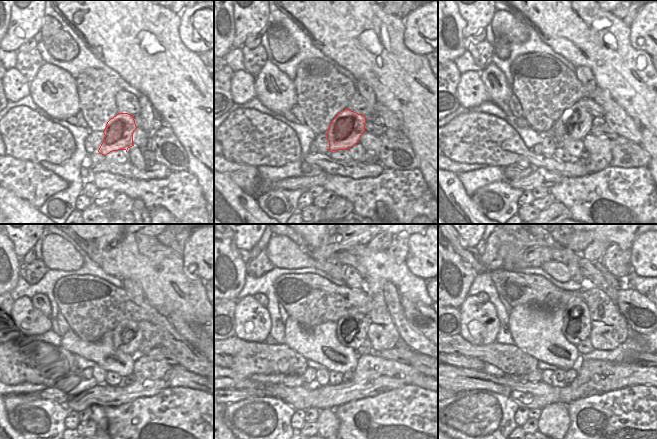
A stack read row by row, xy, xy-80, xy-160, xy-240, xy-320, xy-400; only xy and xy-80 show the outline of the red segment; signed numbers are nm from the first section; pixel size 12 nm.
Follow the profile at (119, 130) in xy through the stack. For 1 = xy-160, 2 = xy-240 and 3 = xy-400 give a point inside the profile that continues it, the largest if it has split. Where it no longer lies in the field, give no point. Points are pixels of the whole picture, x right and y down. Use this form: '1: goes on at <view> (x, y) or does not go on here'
1: goes on at xy-160 (574, 124)
2: goes on at xy-240 (127, 336)
3: goes on at xy-400 (576, 318)

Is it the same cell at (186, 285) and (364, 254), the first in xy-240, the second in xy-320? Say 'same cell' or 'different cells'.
same cell

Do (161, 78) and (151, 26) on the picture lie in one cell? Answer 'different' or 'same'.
same

